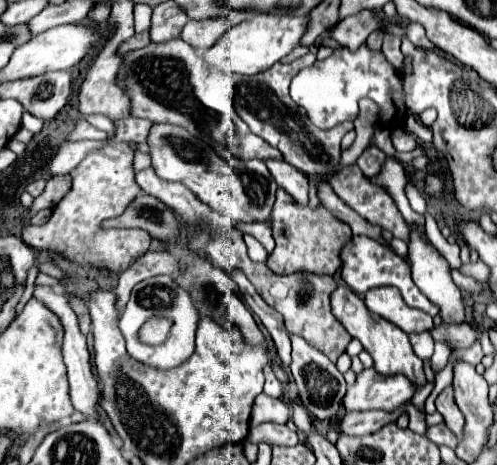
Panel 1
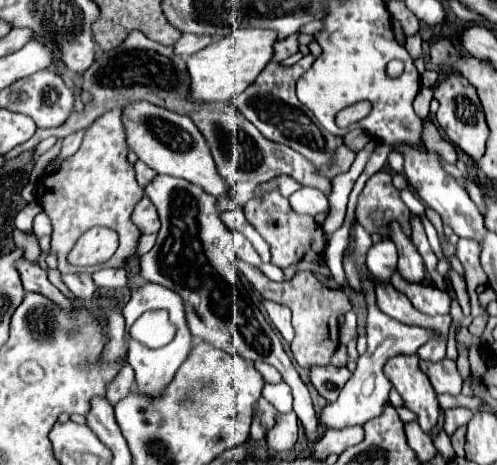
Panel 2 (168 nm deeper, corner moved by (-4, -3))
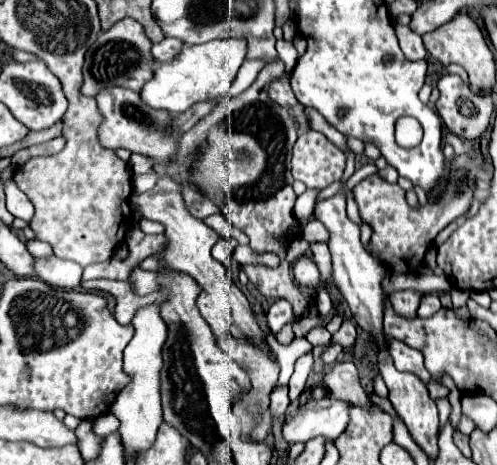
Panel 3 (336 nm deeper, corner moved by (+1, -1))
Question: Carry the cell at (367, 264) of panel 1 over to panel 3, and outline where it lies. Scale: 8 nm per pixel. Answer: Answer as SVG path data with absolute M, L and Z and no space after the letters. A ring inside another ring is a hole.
M427 294L427 296L421 300L421 306L419 306L419 318L429 318L429 316L433 316L439 308L441 308L439 296L437 296L437 294Z

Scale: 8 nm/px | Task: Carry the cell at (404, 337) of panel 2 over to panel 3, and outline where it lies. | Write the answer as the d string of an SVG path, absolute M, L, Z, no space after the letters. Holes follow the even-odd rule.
M335 398L305 402L297 414L283 424L283 440L289 444L309 442L317 436L335 440L347 428L349 406L351 404Z

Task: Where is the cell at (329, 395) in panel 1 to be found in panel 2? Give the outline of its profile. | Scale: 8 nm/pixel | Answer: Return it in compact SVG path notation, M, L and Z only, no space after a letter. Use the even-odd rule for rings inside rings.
M326 364L326 366L310 366L308 376L312 386L318 390L318 394L324 396L328 402L334 402L338 398L338 392L350 380L352 372L346 366L338 368L338 366Z

